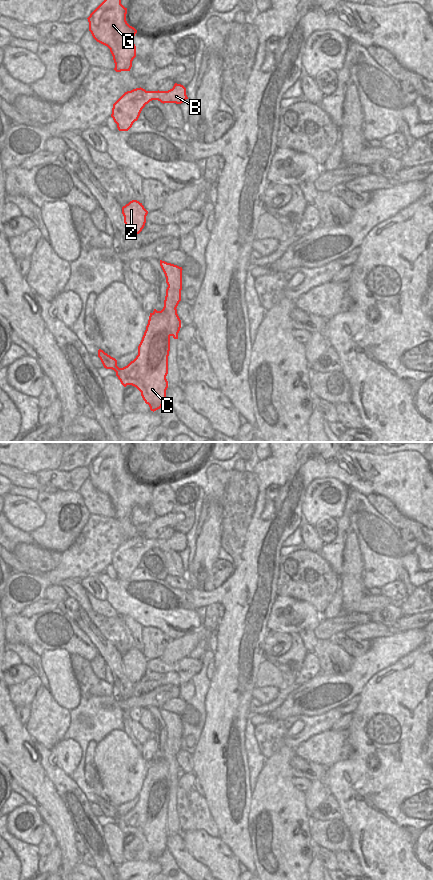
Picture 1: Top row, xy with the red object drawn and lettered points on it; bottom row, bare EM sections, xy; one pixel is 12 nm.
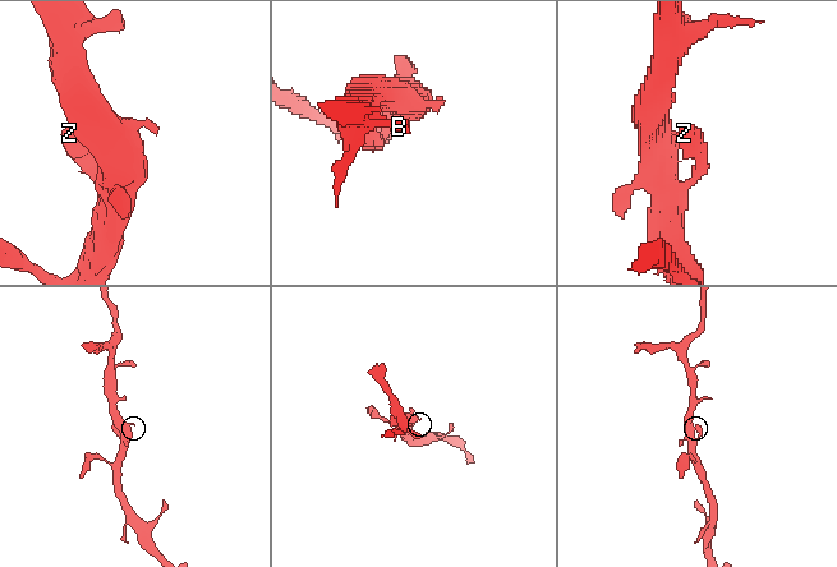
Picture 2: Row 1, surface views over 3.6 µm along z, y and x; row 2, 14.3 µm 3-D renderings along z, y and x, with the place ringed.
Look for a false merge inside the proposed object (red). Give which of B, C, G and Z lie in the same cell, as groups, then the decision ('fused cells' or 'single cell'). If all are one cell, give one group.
B C G Z; single cell

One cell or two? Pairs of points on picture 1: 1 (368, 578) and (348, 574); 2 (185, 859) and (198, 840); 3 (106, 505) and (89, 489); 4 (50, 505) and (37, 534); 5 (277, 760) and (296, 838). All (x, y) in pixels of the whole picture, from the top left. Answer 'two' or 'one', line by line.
1: two
2: two
3: one
4: one
5: one

